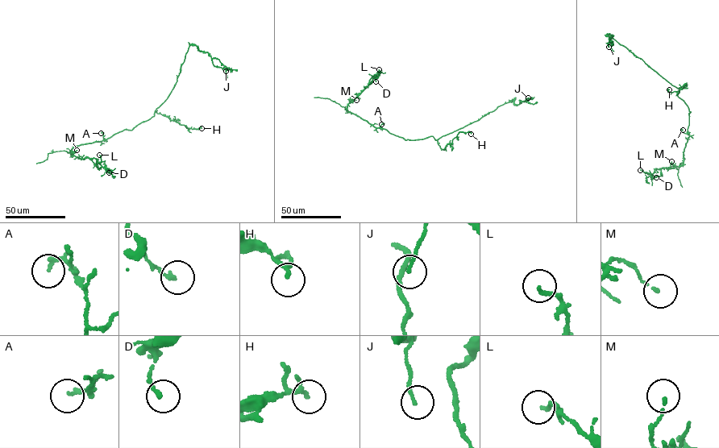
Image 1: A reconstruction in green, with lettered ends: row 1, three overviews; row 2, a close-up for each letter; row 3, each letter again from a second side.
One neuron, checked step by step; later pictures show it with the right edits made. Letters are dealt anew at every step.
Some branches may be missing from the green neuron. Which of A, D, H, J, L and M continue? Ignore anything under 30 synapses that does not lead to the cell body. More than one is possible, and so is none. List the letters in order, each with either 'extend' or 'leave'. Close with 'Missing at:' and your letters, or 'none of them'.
A: leave
D: leave
H: leave
J: leave
L: leave
M: leave
Missing at: none of them

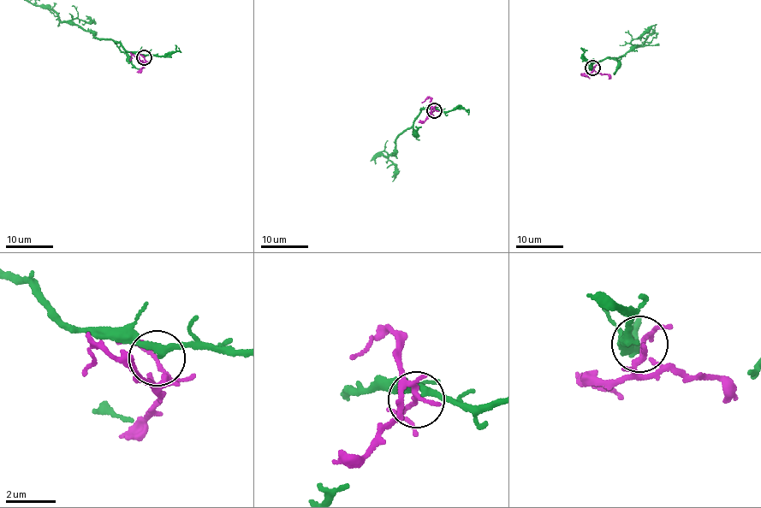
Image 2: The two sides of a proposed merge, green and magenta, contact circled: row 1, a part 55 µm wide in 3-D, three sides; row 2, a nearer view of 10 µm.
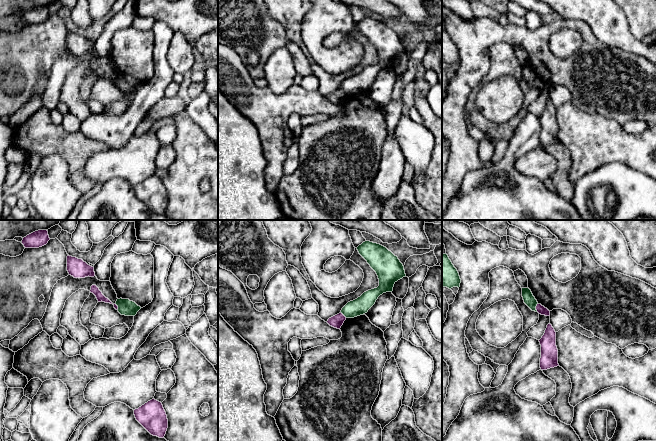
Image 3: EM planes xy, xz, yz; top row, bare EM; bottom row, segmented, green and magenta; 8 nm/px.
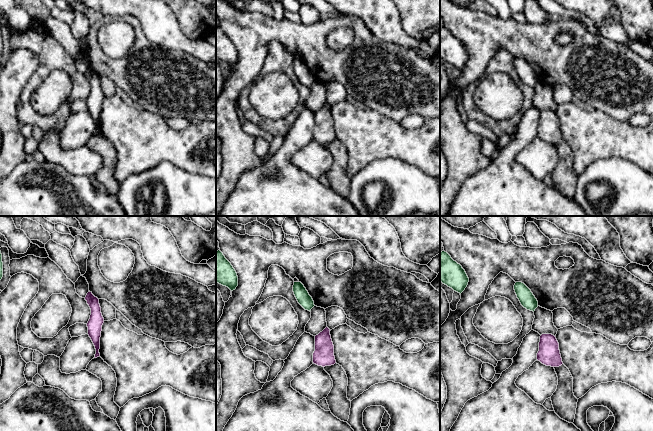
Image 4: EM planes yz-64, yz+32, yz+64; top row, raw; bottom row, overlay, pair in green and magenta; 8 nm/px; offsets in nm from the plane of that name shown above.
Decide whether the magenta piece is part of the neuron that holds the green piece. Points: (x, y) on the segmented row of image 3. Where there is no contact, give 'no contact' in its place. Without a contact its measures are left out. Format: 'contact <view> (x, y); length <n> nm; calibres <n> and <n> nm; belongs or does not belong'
contact yz (535, 307); length 70 nm; calibres 90 and 70 nm; does not belong

